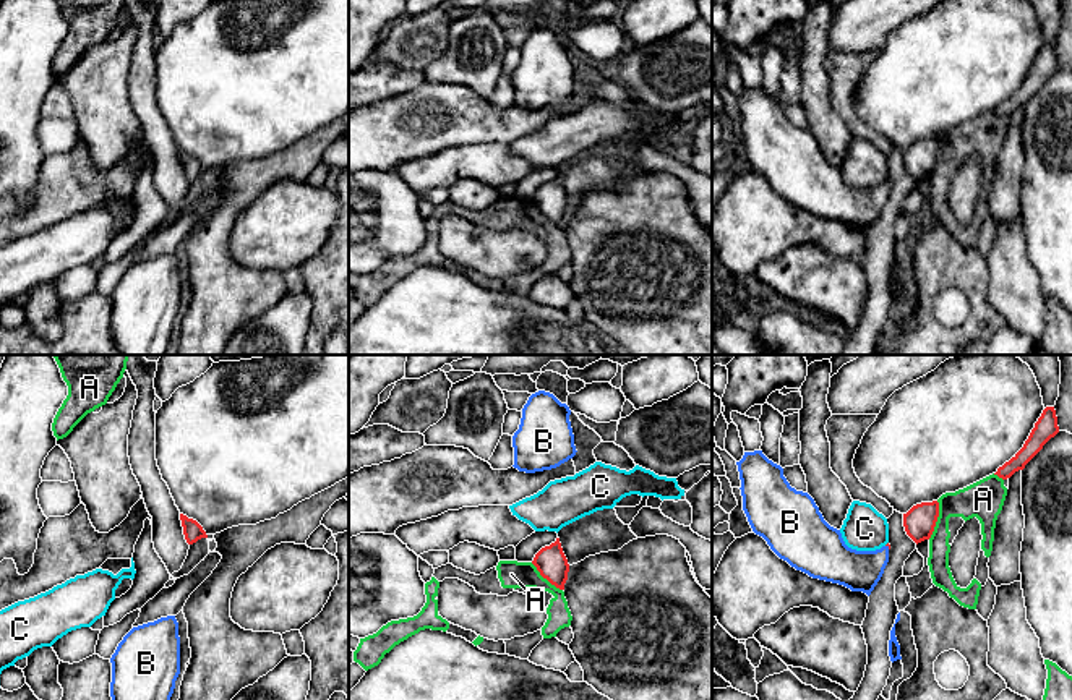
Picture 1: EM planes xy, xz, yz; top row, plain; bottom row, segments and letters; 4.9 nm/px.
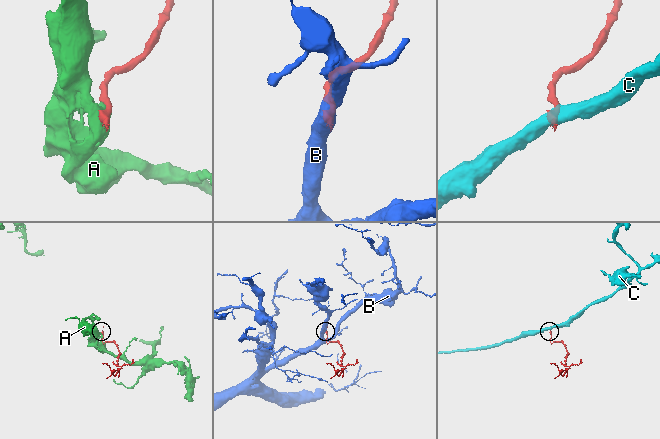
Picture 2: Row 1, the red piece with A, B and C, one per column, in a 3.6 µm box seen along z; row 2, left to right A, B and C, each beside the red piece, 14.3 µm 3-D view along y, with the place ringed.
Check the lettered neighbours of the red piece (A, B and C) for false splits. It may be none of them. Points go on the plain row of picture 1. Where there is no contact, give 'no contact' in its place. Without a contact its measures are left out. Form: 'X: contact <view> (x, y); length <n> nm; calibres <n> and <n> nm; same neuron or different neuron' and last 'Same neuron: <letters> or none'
A: contact yz (936, 157); length 200 nm; calibres 160 and 190 nm; different neuron
B: contact yz (887, 182); length 30 nm; calibres 20 and 200 nm; same neuron
C: no contact; different neuron
Same neuron: B

